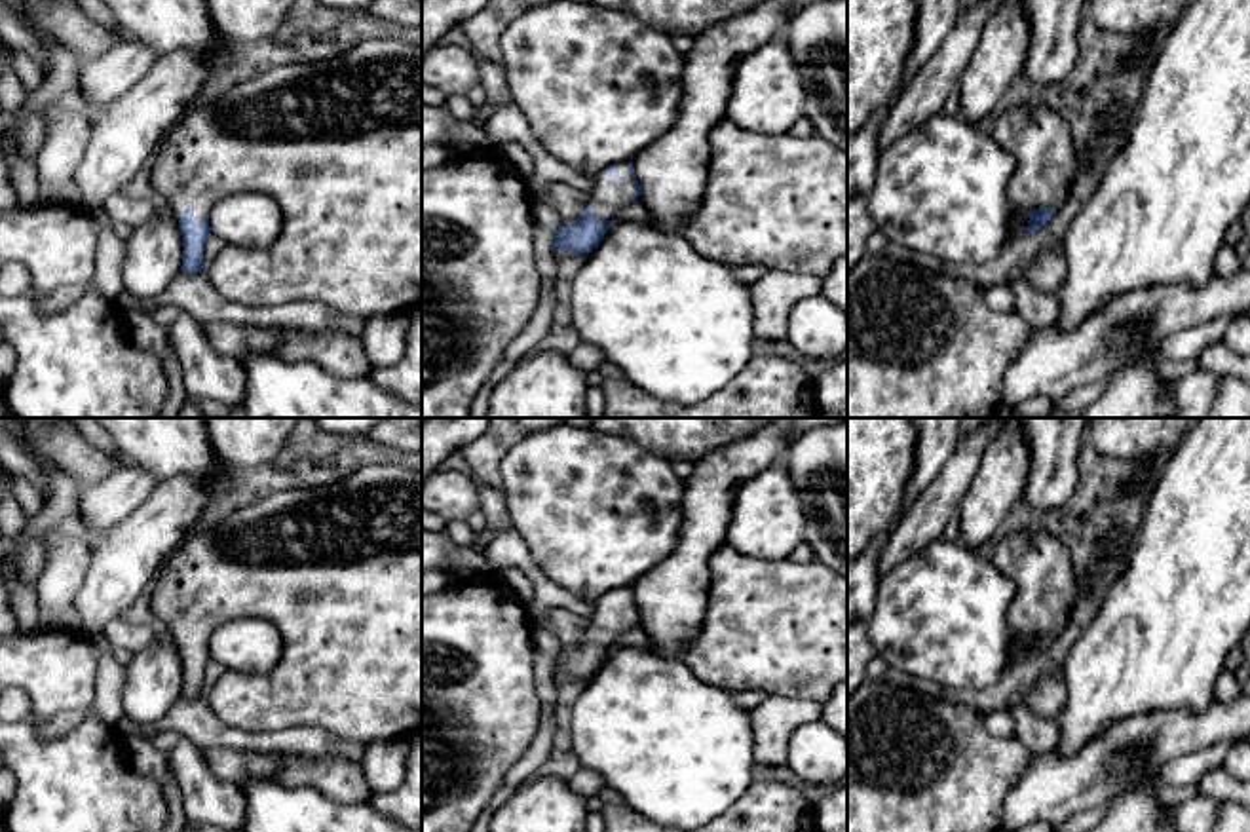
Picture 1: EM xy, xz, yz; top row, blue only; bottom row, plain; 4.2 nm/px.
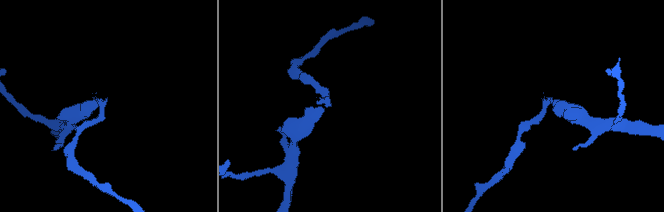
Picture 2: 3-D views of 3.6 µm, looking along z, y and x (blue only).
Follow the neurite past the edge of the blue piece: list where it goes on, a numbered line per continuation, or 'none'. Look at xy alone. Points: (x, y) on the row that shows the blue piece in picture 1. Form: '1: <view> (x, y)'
1: xy (337, 145)

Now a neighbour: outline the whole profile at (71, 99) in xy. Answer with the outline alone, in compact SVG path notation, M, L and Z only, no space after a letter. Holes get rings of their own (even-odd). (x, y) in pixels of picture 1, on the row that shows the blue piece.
M76 89L66 91L57 103L57 106L65 106L68 110L76 110L84 114L87 120L95 118L101 114L101 108L89 106Z

